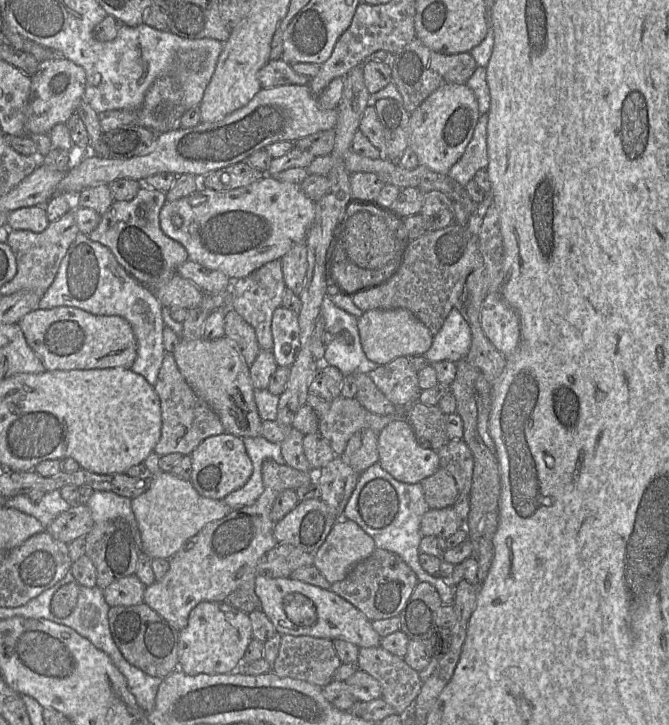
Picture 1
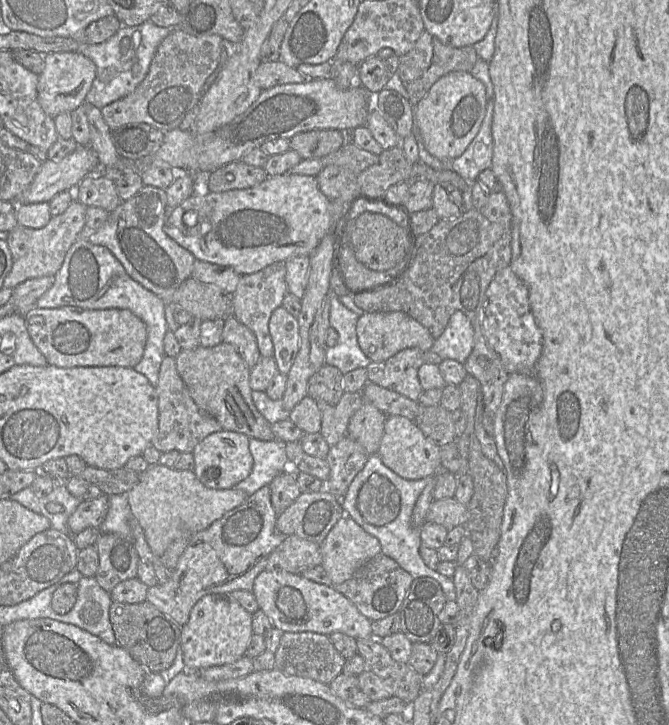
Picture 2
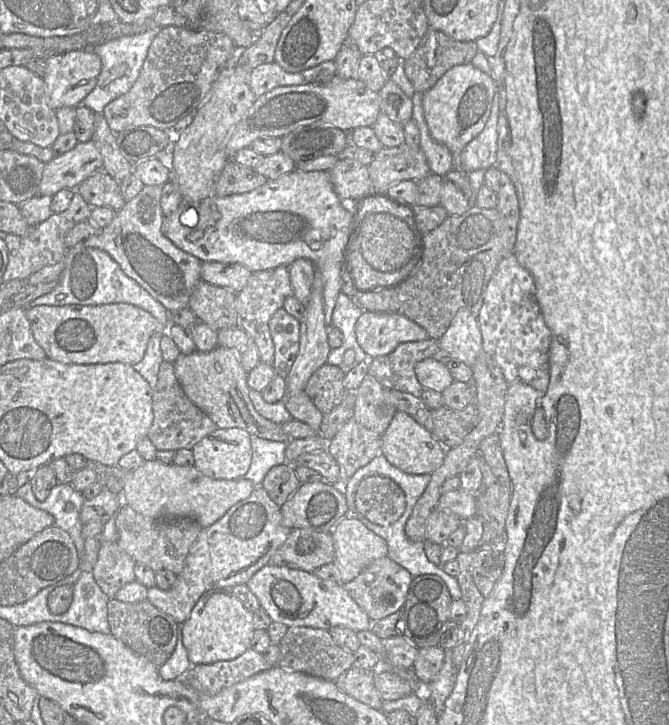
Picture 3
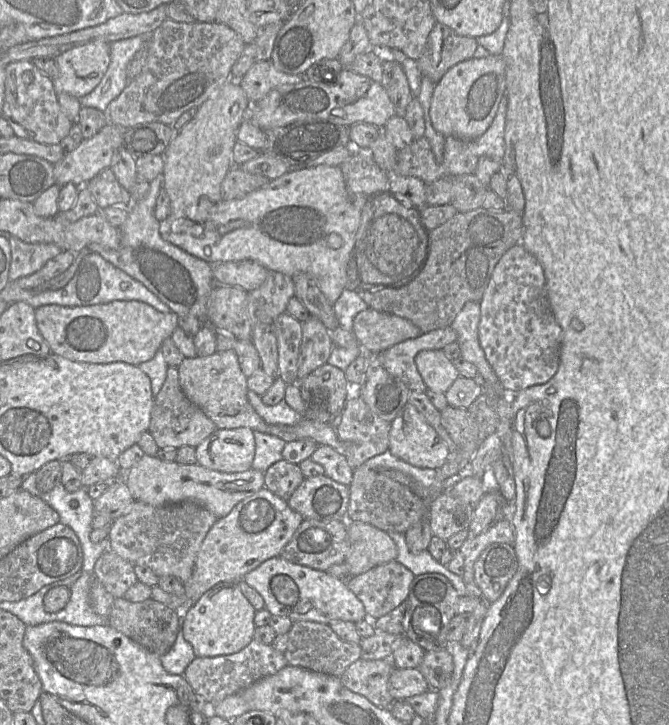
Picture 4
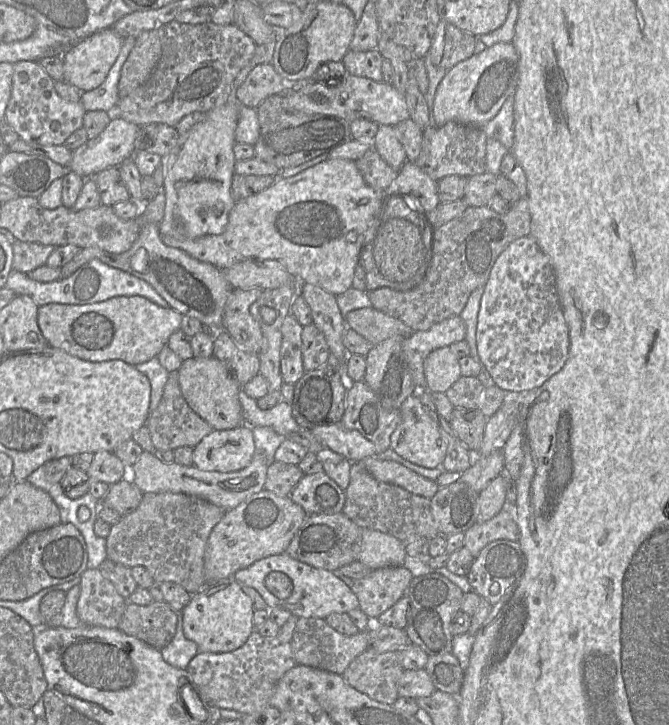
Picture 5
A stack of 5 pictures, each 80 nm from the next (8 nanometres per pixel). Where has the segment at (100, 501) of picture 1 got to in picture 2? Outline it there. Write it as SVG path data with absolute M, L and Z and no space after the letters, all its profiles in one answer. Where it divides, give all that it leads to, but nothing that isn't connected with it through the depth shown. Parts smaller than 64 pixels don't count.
M108 495L109 509L104 522L99 527L101 533L116 534L133 544L130 527L132 511L126 495Z

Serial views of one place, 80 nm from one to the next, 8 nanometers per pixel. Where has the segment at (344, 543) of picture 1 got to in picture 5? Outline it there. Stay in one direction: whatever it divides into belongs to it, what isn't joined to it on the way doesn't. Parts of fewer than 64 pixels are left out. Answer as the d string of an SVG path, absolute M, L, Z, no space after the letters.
M362 528L362 541L357 561L370 569L403 566L406 544L392 535Z

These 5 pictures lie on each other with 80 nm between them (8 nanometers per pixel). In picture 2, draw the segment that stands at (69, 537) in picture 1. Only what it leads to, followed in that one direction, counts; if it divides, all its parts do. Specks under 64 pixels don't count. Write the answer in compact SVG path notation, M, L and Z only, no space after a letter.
M101 494L93 500L82 500L68 518L68 527L72 535L87 528L99 528L109 509L108 495Z

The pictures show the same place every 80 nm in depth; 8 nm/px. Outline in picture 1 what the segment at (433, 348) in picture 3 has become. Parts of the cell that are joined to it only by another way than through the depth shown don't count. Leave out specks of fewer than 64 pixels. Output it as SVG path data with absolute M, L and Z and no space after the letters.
M400 356L385 365L379 365L368 373L378 389L396 406L411 406L419 401L421 388L418 383L418 372L409 363L409 357Z

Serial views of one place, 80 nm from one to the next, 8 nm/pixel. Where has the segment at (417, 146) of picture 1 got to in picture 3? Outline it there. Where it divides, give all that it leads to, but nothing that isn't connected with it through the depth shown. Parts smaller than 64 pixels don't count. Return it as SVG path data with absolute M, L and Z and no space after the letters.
M471 63L456 65L447 70L437 83L423 94L424 117L432 138L446 146L453 155L459 155L484 129L496 94L497 86L492 76Z

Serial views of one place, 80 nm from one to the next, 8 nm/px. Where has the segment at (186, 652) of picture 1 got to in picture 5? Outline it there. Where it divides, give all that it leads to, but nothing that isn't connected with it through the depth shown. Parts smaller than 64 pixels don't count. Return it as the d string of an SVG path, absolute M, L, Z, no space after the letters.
M221 579L191 595L190 602L182 610L183 631L185 638L198 645L199 653L231 652L244 645L254 630L255 609L237 581Z

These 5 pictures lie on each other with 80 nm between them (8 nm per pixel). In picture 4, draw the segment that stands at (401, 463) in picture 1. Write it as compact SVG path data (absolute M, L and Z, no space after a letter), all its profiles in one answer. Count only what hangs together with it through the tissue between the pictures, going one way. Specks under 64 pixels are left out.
M406 403L390 424L389 451L392 455L419 468L439 469L445 463L450 454L446 443L412 404Z

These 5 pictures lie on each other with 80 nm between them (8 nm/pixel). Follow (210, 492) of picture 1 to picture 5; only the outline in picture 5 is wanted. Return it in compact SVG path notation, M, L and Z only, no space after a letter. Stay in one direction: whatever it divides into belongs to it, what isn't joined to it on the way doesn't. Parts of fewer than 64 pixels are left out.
M242 424L206 435L194 447L193 465L206 471L235 472L247 467L254 453L253 429Z

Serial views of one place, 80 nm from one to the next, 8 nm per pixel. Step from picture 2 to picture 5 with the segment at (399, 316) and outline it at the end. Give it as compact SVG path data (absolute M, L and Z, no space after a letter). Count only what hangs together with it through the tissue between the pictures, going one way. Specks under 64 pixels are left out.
M374 307L359 308L345 316L347 328L353 329L373 345L393 336L409 336L413 331L400 320Z

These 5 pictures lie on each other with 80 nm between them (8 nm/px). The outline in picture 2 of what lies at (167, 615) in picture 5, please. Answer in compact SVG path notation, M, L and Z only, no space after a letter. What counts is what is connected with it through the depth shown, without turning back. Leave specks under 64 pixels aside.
M147 600L137 604L112 602L109 619L117 644L148 672L160 673L173 664L180 643L182 626L152 603Z

